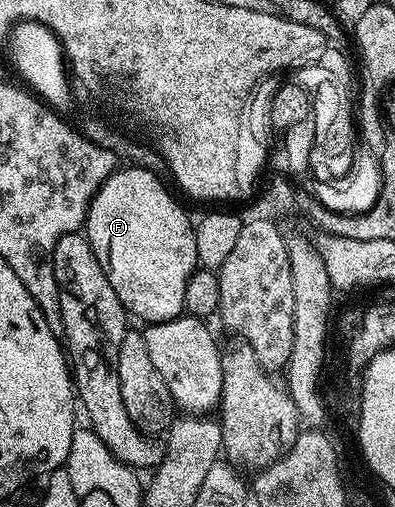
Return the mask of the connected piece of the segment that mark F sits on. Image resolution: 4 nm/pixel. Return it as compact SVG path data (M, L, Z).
M140 166L120 167L99 188L87 212L85 235L97 254L97 262L107 271L109 286L123 303L123 311L147 324L160 324L184 315L185 288L197 269L197 242L193 220L171 197L171 192L158 180L156 173Z

